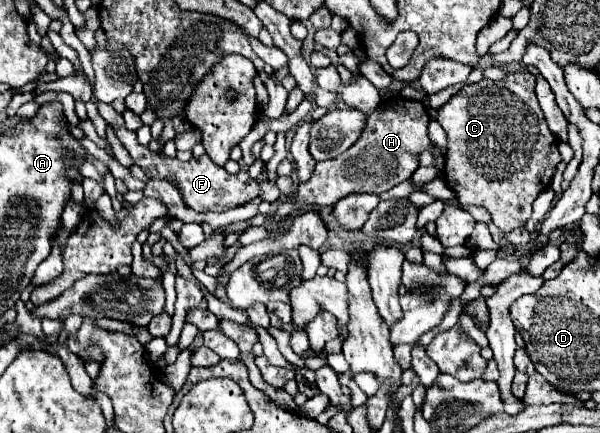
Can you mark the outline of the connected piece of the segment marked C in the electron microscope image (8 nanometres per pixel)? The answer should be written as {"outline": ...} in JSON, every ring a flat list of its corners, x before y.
{"outline":[[515,71,501,81,481,79,479,83,465,85,457,95,437,109,437,121,447,133,443,179,453,189,459,203,485,207,501,231,521,227,531,217,533,201,549,187,555,167,561,161,557,141,545,123,535,95,535,77,529,71]]}

